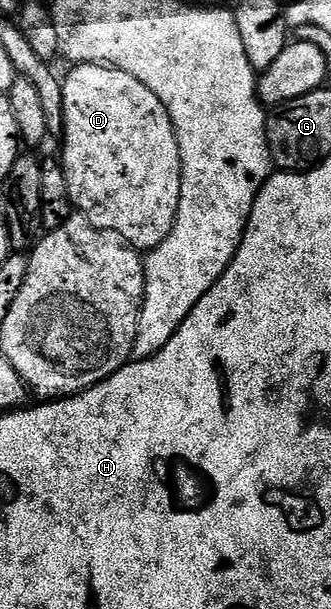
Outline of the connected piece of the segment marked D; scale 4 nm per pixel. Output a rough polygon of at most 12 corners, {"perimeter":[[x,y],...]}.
{"perimeter":[[123,70],[63,76],[74,209],[135,249],[175,226],[179,142]]}

